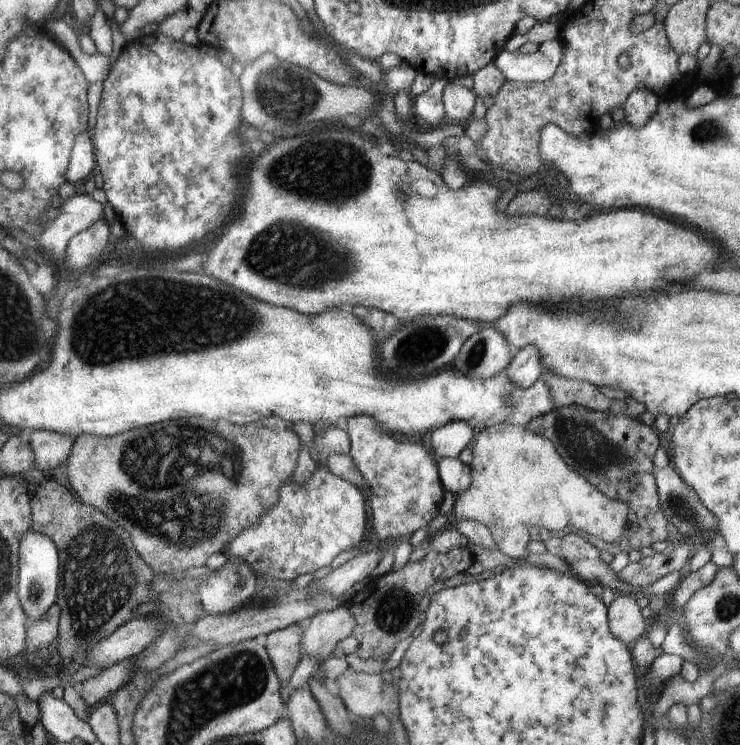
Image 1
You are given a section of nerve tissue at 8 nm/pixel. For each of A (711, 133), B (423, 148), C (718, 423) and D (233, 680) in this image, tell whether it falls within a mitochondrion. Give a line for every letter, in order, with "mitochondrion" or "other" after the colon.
A: mitochondrion
B: other
C: other
D: mitochondrion

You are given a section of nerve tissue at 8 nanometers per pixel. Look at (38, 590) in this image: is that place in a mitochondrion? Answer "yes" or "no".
yes

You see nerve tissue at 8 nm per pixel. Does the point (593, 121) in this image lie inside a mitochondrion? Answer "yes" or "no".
no

